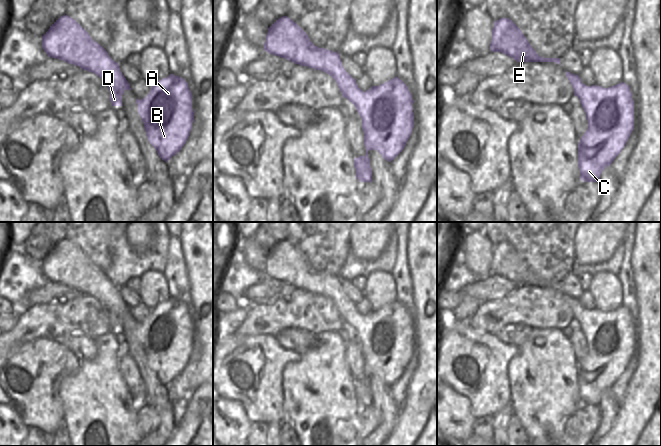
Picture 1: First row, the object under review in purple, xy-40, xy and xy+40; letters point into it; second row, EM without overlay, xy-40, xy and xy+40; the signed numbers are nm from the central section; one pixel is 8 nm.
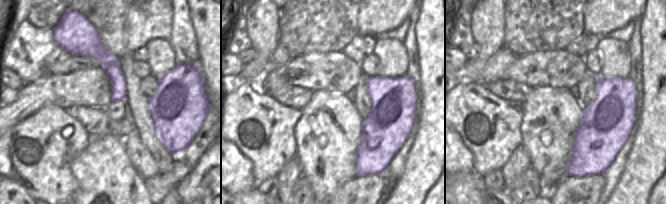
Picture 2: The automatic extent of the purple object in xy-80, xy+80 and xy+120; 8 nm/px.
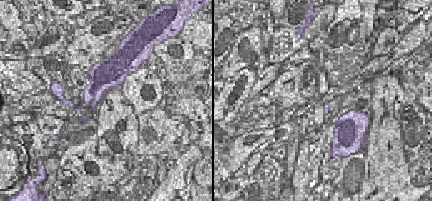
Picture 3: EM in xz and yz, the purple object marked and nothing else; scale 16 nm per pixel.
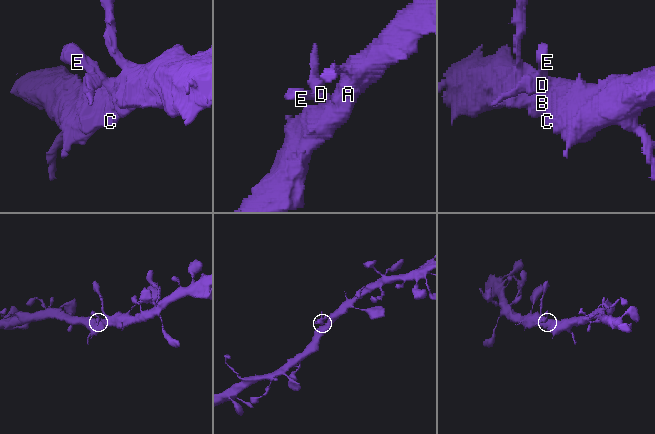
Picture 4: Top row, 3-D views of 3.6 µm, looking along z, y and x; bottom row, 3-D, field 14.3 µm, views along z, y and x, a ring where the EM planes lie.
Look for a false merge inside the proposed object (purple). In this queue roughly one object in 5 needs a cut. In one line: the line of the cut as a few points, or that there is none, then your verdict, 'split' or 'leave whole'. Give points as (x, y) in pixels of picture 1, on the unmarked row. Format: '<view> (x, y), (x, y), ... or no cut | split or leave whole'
no cut | leave whole

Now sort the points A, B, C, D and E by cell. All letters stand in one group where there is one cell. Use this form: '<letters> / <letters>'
A B C D E

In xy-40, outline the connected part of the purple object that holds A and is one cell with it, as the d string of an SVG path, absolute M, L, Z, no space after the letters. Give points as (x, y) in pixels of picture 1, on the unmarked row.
M170 298L156 306L143 323L136 323L138 337L150 368L167 386L186 367L192 347L192 317L188 307Z

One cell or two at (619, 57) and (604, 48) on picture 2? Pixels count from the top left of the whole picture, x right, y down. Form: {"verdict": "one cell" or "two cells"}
{"verdict": "one cell"}

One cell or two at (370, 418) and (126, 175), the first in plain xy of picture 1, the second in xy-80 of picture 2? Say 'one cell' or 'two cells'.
two cells

